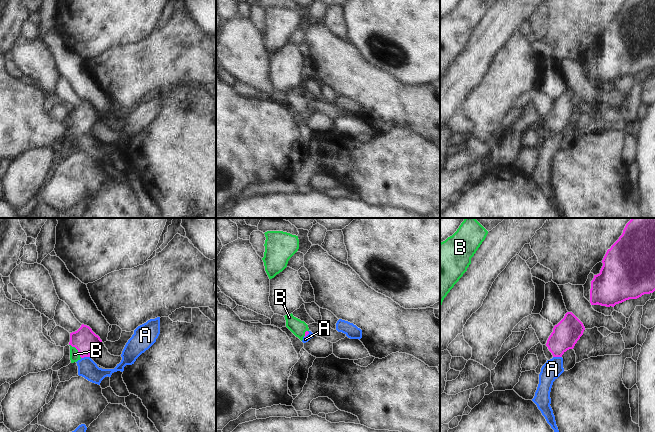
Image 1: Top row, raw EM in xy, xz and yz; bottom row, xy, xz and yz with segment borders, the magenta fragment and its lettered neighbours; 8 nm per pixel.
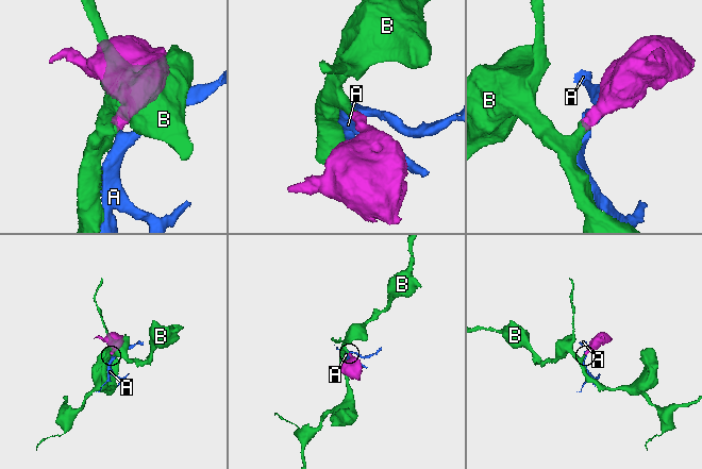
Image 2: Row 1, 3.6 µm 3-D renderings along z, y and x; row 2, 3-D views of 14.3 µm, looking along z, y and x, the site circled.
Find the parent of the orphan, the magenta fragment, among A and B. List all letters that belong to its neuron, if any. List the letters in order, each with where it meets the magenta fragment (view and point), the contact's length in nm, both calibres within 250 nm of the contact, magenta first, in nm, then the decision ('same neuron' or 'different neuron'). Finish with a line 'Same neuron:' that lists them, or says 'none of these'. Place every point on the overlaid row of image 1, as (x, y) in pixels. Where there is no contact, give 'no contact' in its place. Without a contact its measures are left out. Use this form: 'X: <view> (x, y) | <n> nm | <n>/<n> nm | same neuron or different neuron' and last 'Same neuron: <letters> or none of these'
A: xy (85, 356) | 70 nm | 190/160 nm | different neuron
B: xy (77, 349) | 150 nm | 190/80 nm | same neuron
Same neuron: B

